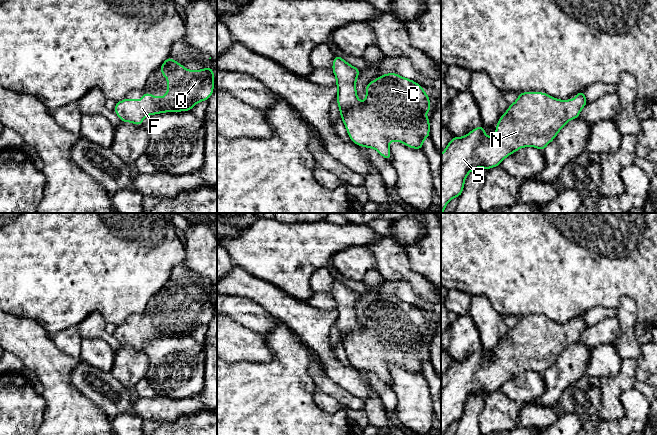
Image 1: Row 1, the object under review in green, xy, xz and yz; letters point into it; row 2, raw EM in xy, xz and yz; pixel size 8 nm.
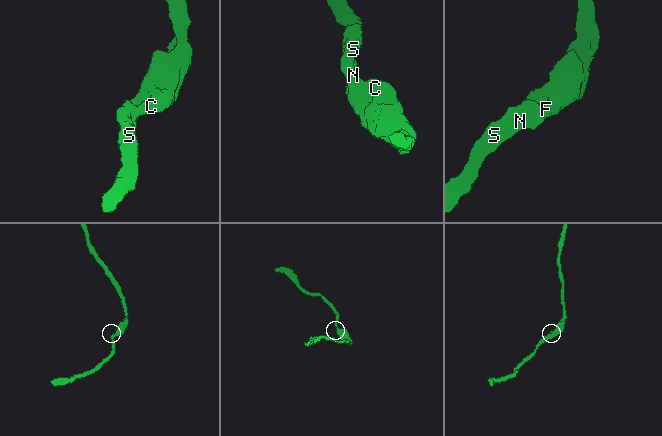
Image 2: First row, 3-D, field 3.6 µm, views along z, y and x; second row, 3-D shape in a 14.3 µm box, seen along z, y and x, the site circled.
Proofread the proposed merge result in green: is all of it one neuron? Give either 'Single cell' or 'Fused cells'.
Single cell

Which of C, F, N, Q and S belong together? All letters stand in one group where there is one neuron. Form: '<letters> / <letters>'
C F N Q S

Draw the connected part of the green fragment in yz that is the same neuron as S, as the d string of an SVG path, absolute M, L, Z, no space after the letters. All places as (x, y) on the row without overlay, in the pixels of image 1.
M585 315L575 318L573 324L559 324L545 316L521 316L496 348L493 361L487 361L485 351L478 350L462 361L454 360L441 378L441 435L448 426L463 418L466 401L476 392L489 394L523 371L535 371L544 375L567 346L577 343L588 328Z

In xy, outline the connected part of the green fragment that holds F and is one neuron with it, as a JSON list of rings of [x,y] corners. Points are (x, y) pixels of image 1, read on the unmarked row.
[[[168,280],[160,293],[160,298],[167,302],[167,318],[156,321],[144,315],[141,317],[143,322],[140,324],[125,322],[122,325],[116,325],[113,335],[117,338],[121,347],[131,346],[137,350],[142,350],[144,342],[149,339],[191,335],[197,327],[208,325],[214,316],[214,293],[209,290],[202,294],[187,294],[185,290]]]

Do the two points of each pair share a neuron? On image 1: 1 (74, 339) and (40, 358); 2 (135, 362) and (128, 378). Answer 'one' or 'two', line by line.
1: two
2: one

